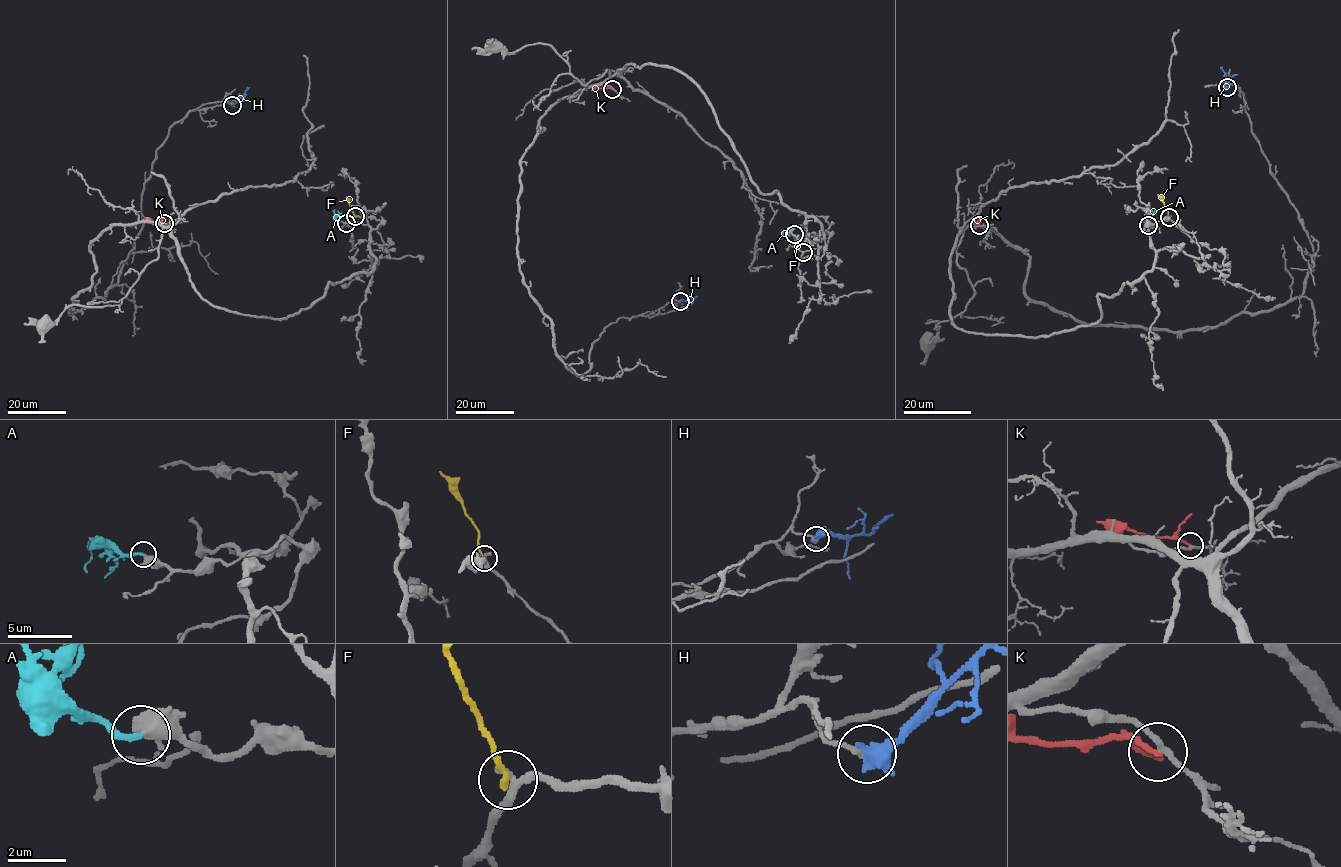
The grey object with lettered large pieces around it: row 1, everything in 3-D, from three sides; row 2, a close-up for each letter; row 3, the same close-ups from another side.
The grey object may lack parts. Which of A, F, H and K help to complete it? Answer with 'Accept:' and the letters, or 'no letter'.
Accept: A

